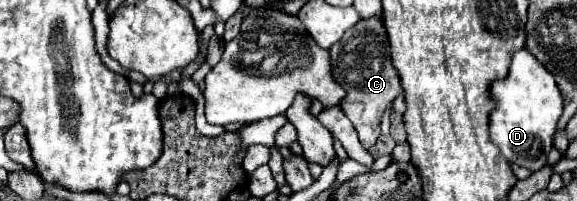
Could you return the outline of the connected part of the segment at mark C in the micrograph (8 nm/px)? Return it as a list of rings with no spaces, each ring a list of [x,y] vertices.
[[[379,18],[359,20],[351,30],[347,30],[347,34],[343,34],[339,42],[331,46],[329,52],[331,52],[331,74],[335,82],[339,82],[341,88],[345,88],[347,92],[341,102],[341,110],[357,130],[363,148],[369,150],[375,146],[381,134],[379,130],[381,116],[401,92],[401,80],[391,64],[389,40],[383,22]]]

